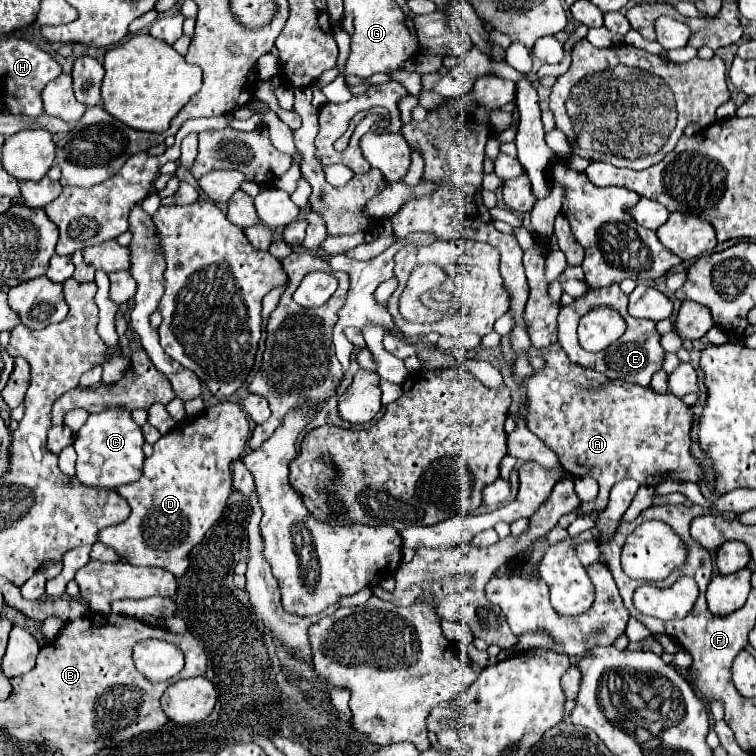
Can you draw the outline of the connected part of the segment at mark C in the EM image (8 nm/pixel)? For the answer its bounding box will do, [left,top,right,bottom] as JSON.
[74,409,144,491]

